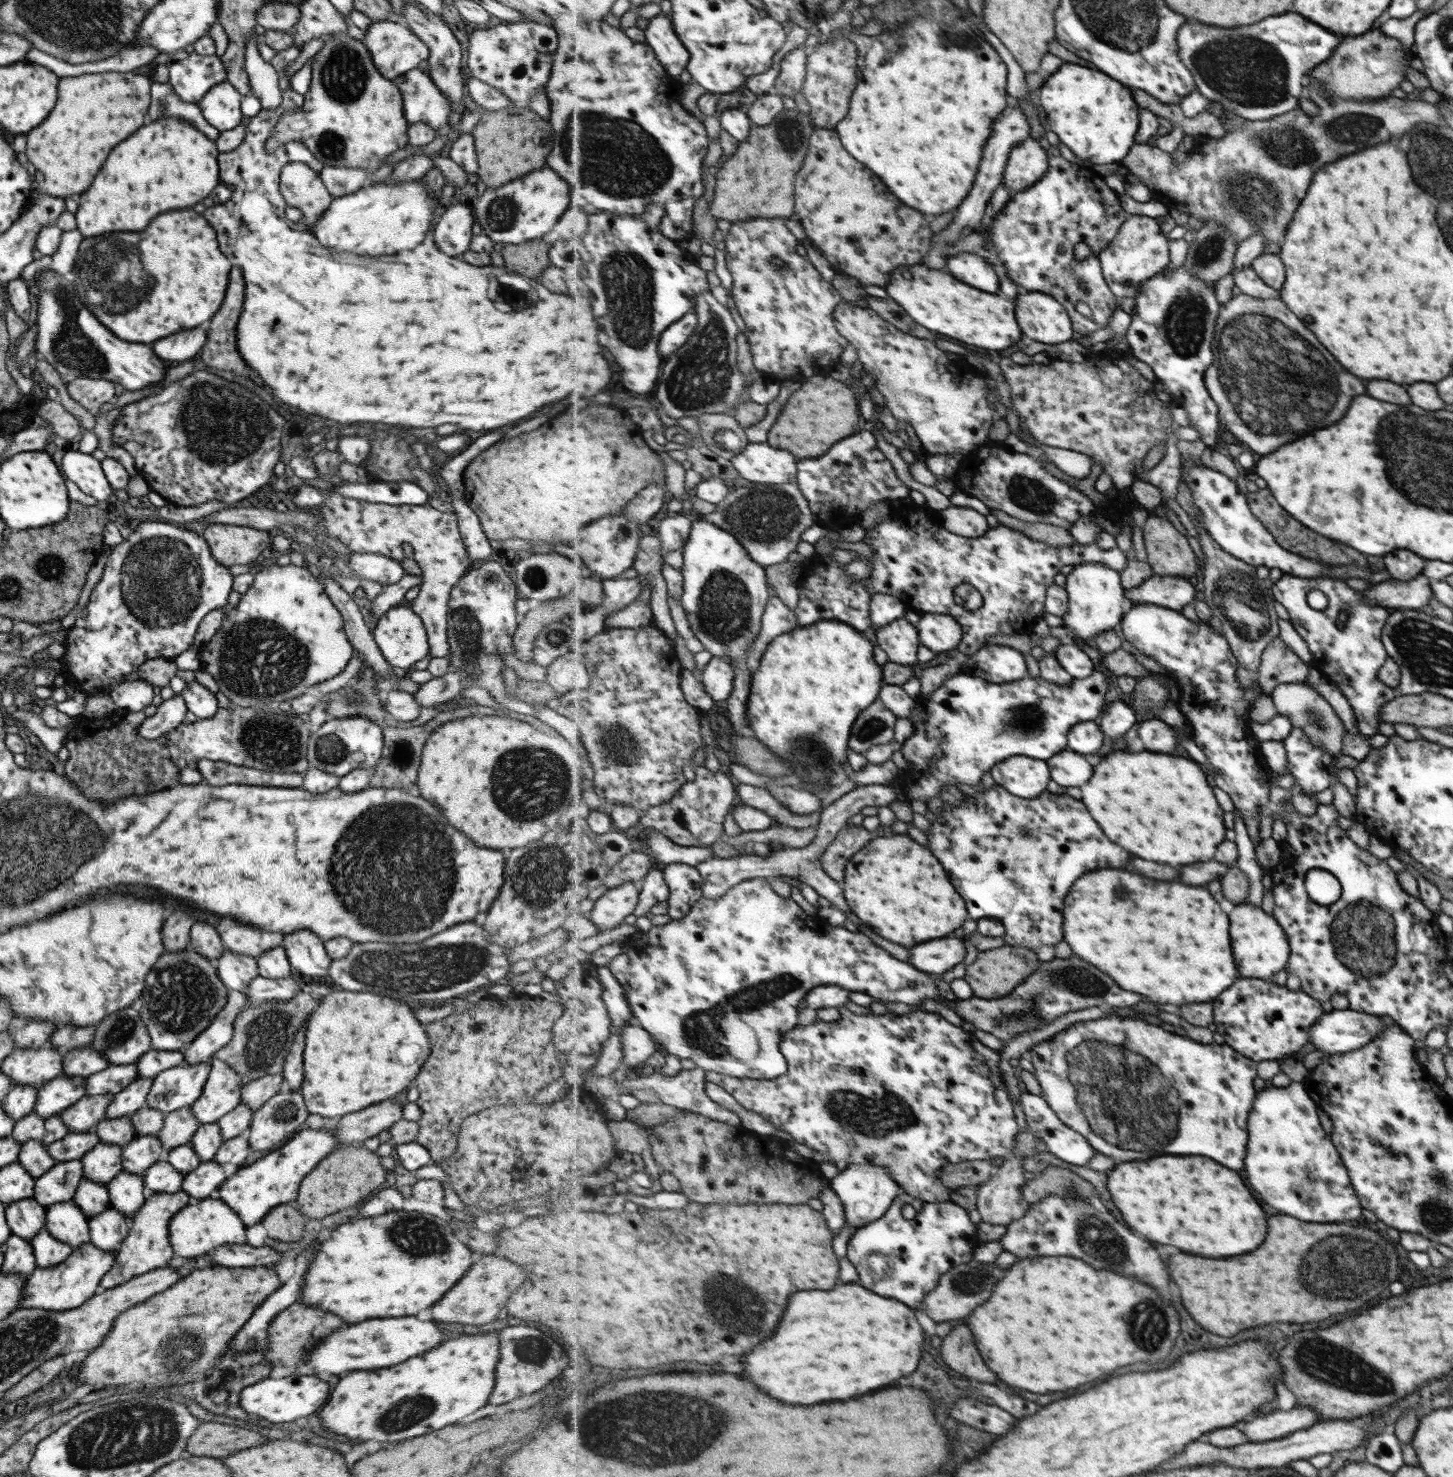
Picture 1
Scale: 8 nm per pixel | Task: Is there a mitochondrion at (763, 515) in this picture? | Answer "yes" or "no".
yes

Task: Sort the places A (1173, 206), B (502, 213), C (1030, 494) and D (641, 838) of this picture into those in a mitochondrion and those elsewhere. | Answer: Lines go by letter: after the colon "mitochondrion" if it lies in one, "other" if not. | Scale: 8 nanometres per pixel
A: other
B: mitochondrion
C: mitochondrion
D: other

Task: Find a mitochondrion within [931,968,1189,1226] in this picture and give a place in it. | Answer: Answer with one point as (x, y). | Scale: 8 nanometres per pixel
(1130, 1101)

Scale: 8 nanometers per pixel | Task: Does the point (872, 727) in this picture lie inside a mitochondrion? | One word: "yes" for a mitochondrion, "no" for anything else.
yes

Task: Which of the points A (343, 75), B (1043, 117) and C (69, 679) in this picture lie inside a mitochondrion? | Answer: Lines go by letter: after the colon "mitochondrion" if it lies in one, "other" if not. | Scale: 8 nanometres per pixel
A: mitochondrion
B: other
C: other

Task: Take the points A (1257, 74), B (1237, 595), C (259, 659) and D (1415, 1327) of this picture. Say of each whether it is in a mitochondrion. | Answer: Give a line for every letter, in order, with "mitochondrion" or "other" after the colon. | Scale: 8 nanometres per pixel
A: mitochondrion
B: mitochondrion
C: mitochondrion
D: other

